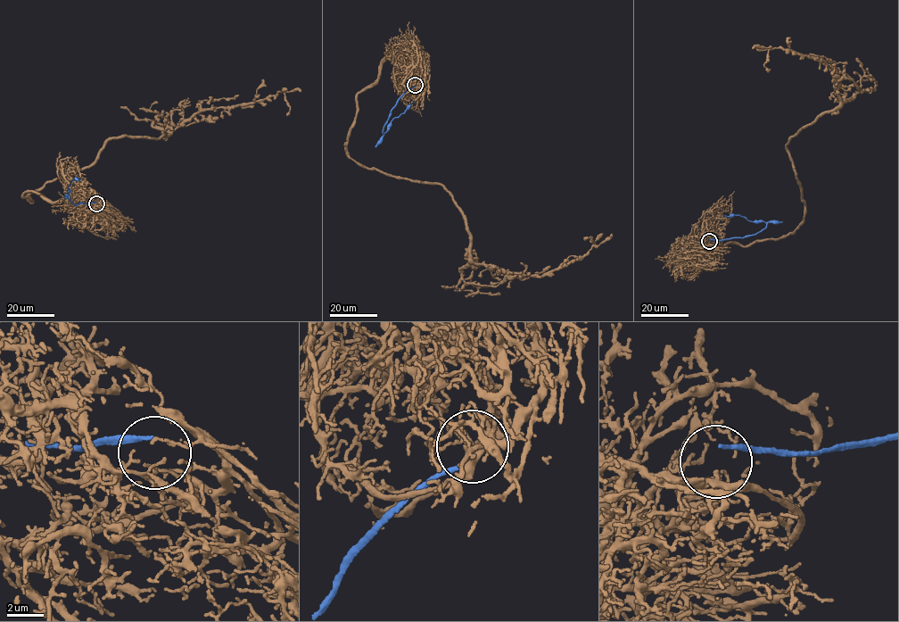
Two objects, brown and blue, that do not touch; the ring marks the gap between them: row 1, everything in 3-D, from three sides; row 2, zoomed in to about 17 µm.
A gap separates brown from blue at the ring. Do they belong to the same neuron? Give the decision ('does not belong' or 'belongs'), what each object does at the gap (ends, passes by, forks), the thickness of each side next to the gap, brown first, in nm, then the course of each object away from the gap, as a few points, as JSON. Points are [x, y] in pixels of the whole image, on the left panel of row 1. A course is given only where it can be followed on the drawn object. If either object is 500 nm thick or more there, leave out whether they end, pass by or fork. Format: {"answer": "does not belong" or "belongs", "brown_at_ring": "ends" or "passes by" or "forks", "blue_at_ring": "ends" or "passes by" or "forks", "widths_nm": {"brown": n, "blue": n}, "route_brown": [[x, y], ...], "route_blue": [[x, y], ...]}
{"answer": "does not belong", "brown_at_ring": "ends", "blue_at_ring": "ends", "widths_nm": {"brown": 220, "blue": 180}, "route_brown": [[96, 206], [23, 196], [88, 167], [112, 138], [168, 136], [281, 91], [287, 113]], "route_blue": [[96, 202], [76, 205], [71, 202], [68, 188], [72, 180], [81, 178]]}

